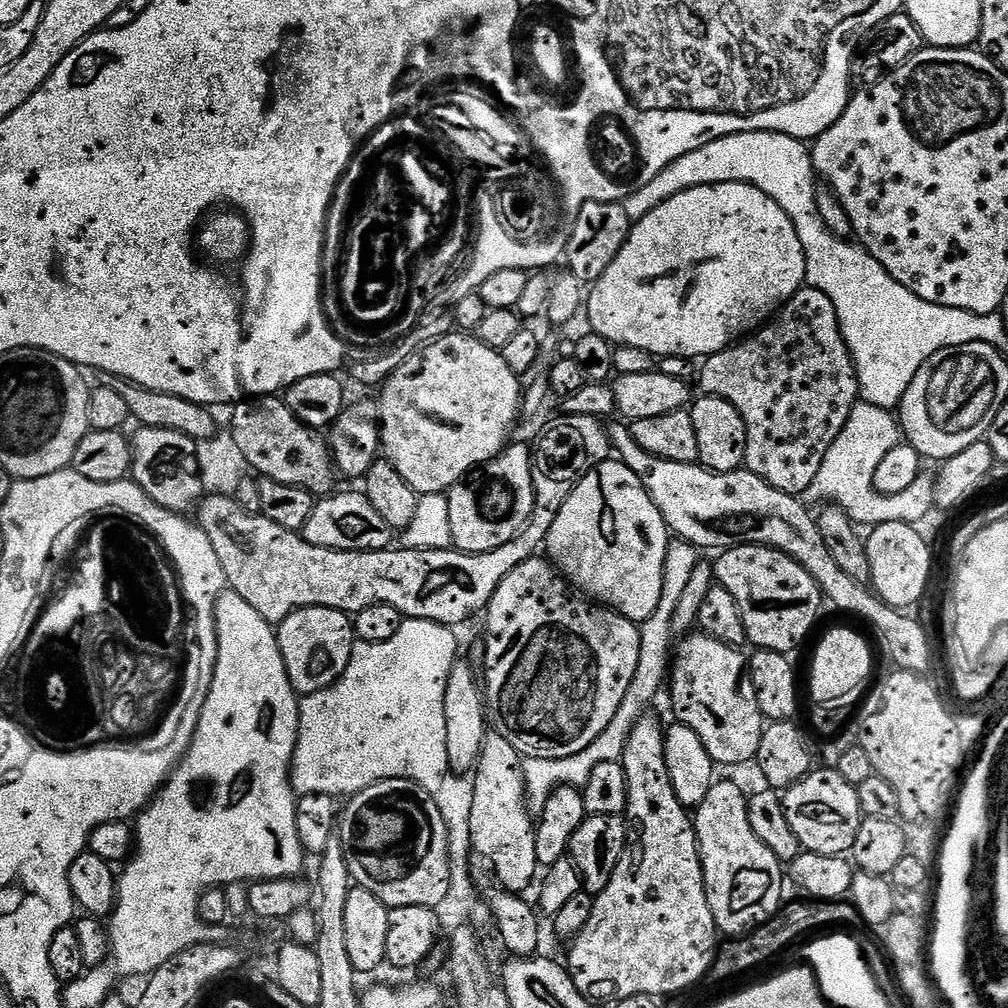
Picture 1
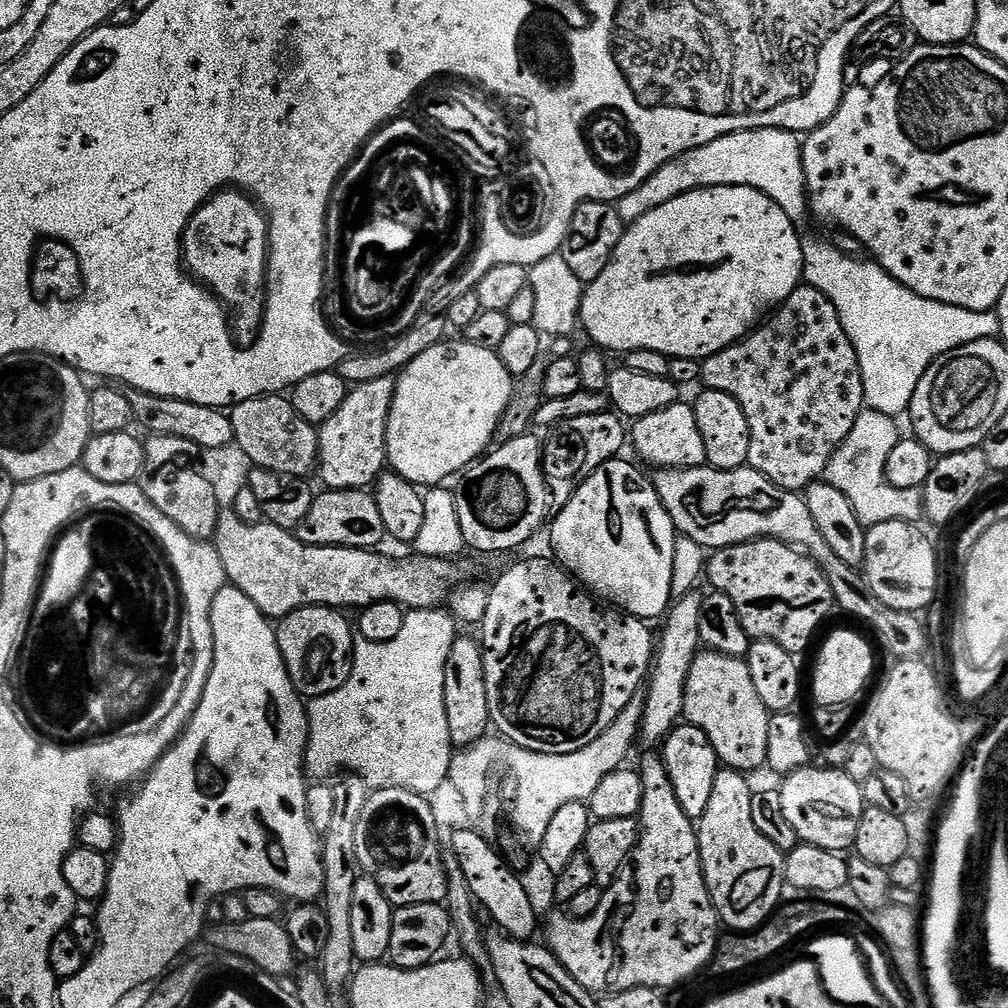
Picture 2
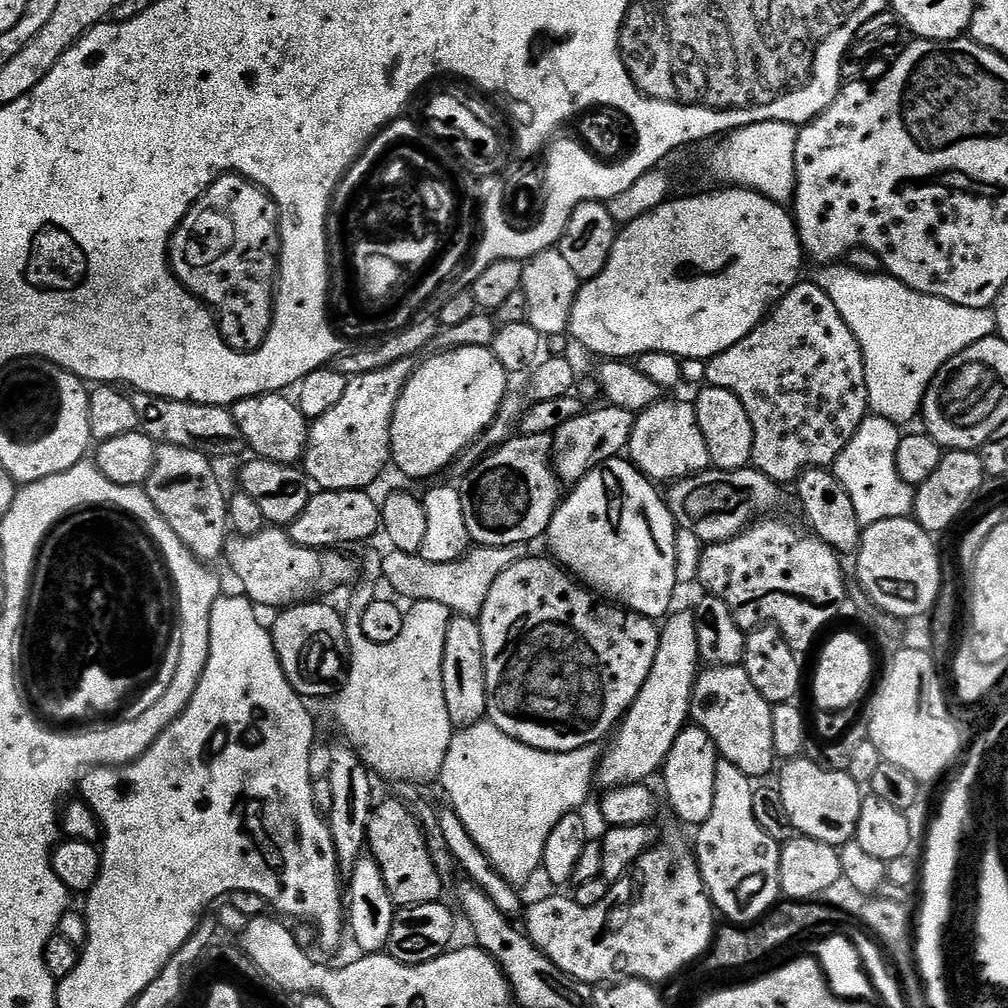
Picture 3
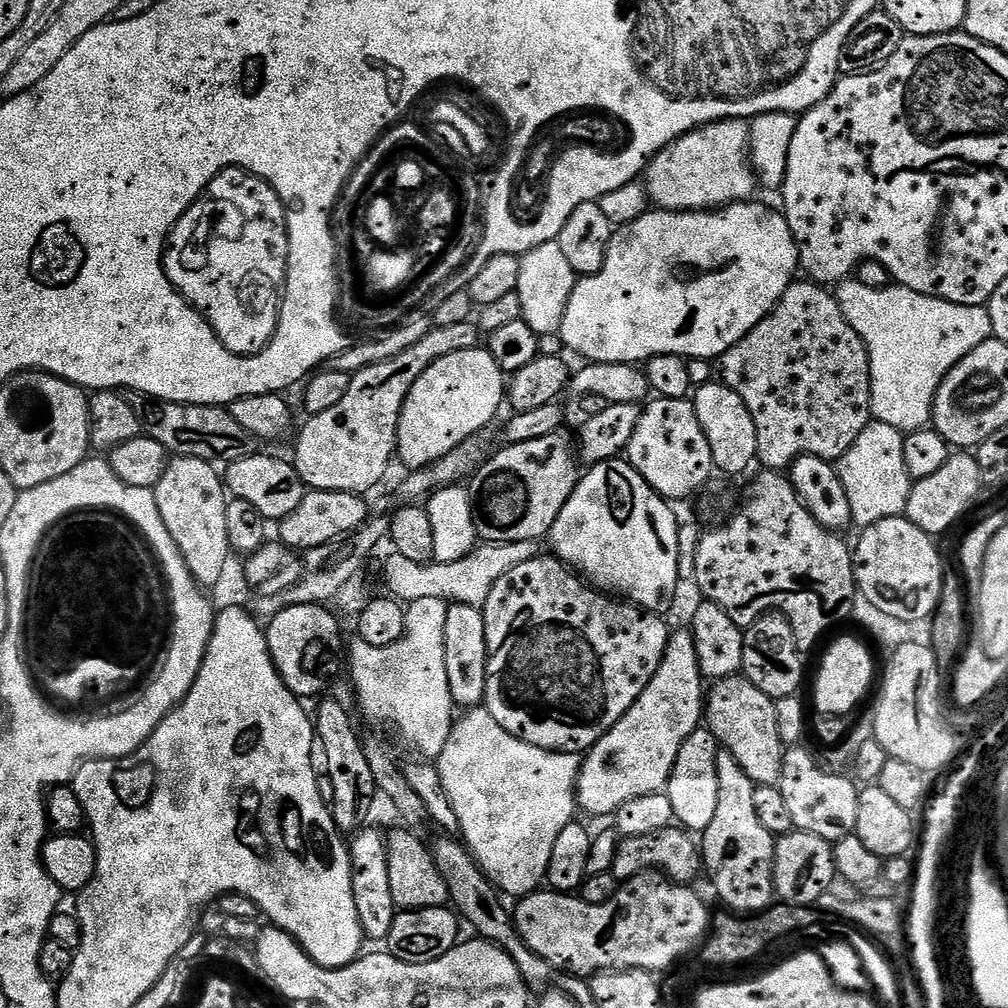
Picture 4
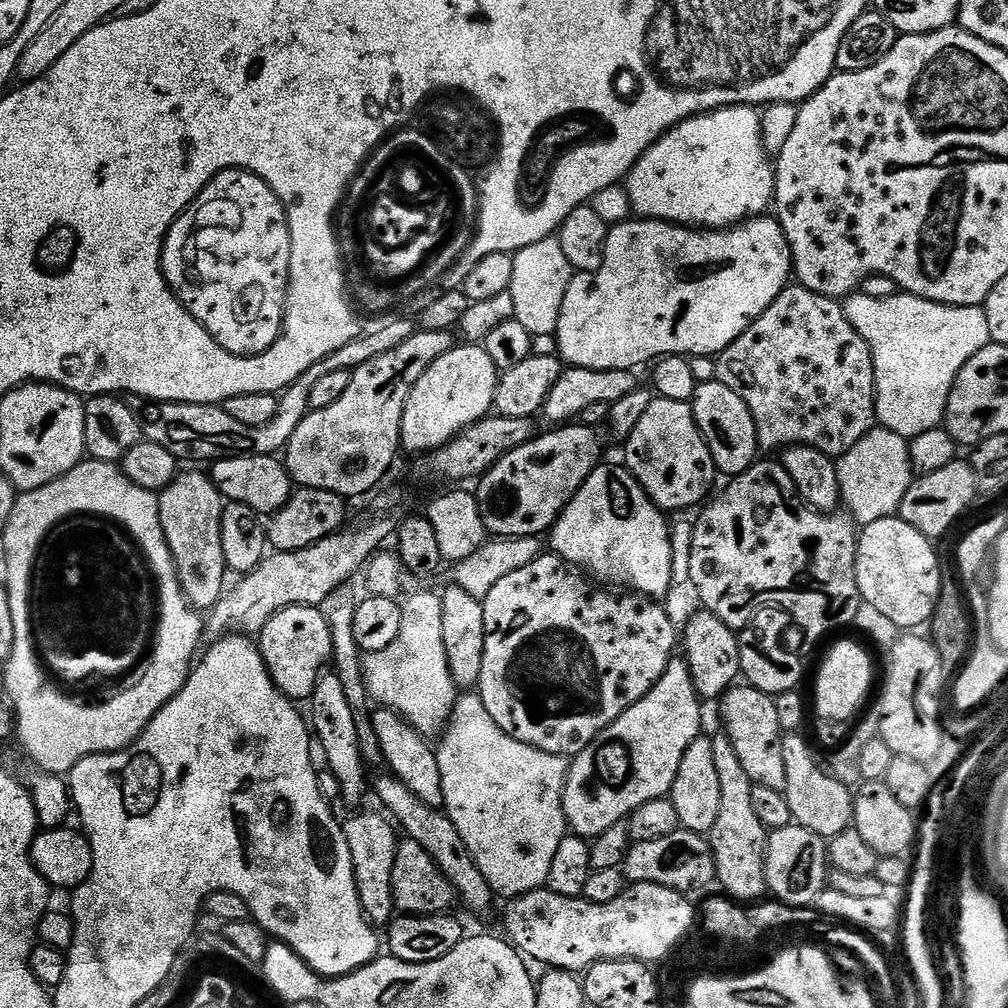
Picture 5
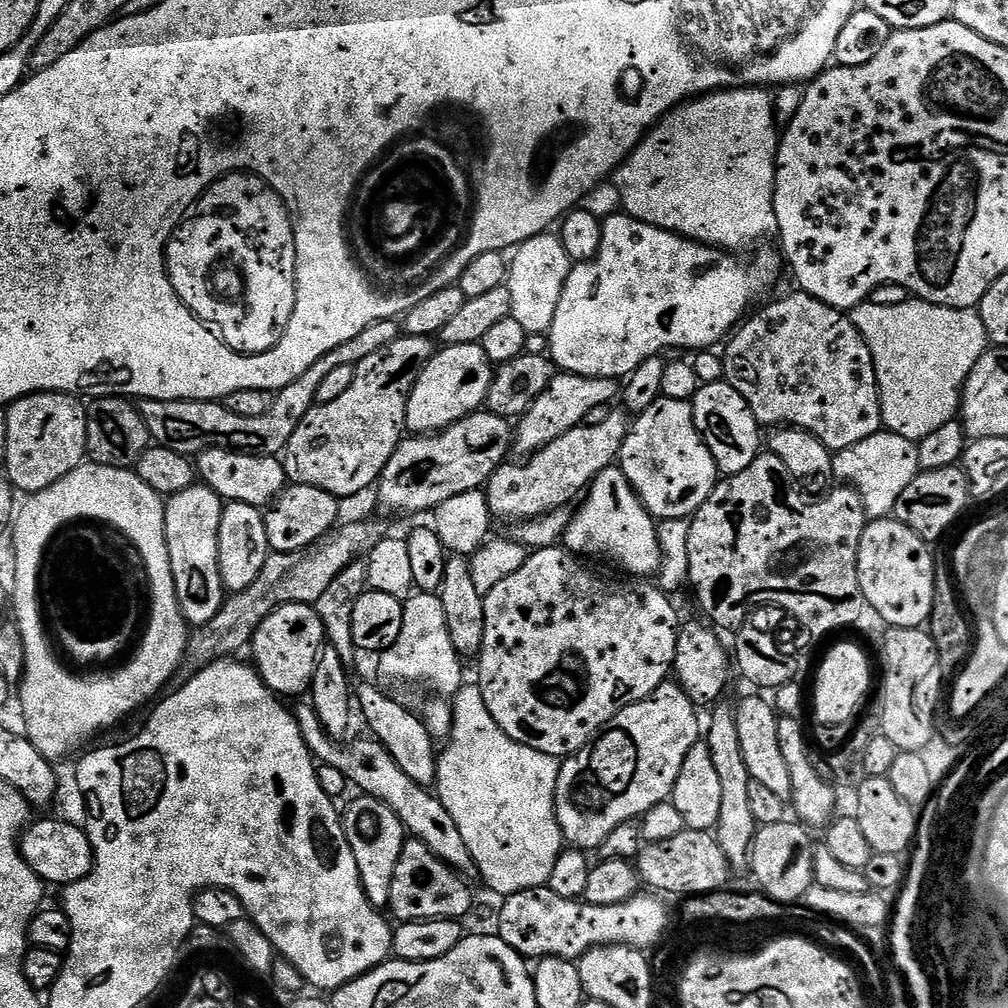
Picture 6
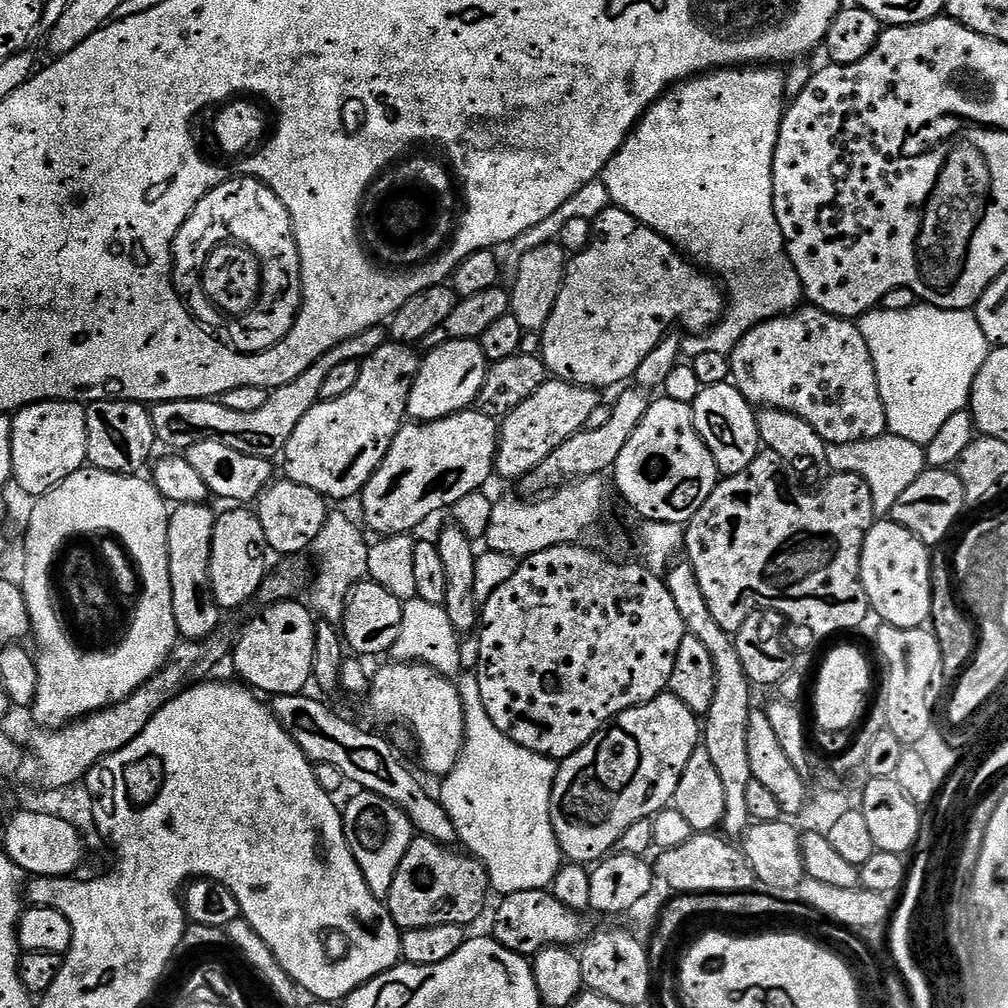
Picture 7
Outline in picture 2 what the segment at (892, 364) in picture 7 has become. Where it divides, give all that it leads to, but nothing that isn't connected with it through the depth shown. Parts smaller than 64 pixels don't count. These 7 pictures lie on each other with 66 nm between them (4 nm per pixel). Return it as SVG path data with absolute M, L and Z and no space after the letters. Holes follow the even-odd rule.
M805 235L800 245L804 255L803 283L826 294L834 310L838 310L842 330L846 330L846 338L850 338L858 354L858 366L862 370L864 403L871 411L881 412L893 418L903 417L914 398L914 390L918 390L918 382L922 382L922 374L926 374L928 367L937 358L975 340L991 340L999 337L1000 323L995 311L971 312L958 306L922 298L899 284L885 268L871 259L855 260L854 257L847 256L842 249L835 248L834 245L827 244L816 236Z

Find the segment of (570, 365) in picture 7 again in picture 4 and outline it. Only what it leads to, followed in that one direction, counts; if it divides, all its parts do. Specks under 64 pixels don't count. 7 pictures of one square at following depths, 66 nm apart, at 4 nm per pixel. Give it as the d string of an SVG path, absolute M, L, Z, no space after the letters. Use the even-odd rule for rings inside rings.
M755 202L733 203L723 210L709 211L663 211L649 210L644 212L637 220L630 222L626 226L616 228L612 233L612 241L606 250L606 262L602 270L593 276L585 276L577 279L570 294L569 304L566 306L565 317L559 331L561 339L564 340L564 347L569 353L577 352L581 356L581 361L601 364L602 362L622 362L623 364L643 365L650 358L661 356L662 354L674 354L683 356L688 360L710 360L727 354L732 347L758 322L762 322L774 310L774 306L786 294L786 290L797 279L800 268L800 255L798 246L794 242L794 234L790 234L790 226L786 222L783 211L767 208L764 204L754 204Z

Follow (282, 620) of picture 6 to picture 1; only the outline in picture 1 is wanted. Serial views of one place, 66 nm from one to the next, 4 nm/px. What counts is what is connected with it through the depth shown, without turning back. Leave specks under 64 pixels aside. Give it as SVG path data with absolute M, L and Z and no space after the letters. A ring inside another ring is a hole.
M298 608L278 625L276 641L280 647L282 662L286 666L286 674L292 683L292 689L301 697L306 697L318 690L326 690L343 674L346 666L350 666L354 643L354 620L349 613L339 612L333 608Z

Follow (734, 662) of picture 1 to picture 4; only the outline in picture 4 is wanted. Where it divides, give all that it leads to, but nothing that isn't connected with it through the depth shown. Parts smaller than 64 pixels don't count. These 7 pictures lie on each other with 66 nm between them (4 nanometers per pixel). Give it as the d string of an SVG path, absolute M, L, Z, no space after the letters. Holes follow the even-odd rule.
M737 674L715 681L707 689L703 719L708 731L714 734L716 743L736 759L742 770L746 770L753 784L779 785L786 745L778 734L776 701L762 694L762 690L743 675Z

